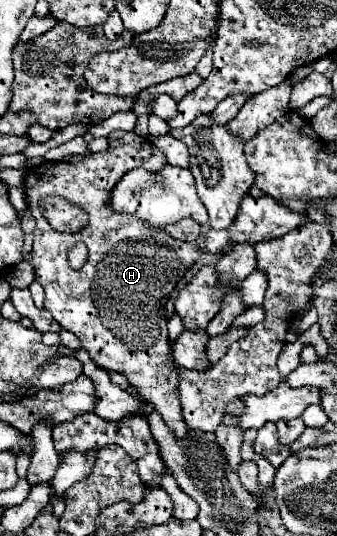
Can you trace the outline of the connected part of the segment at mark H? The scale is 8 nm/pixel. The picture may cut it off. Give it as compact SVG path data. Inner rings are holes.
M112 131L108 135L108 149L100 153L90 153L80 163L66 163L66 161L46 161L38 167L28 169L26 175L26 199L28 207L32 209L36 217L36 237L32 247L32 259L36 271L36 281L46 291L44 307L52 311L54 319L62 325L62 329L72 331L82 347L90 353L92 361L98 367L118 371L122 373L134 389L138 389L138 397L144 401L150 401L154 405L154 411L158 411L168 425L168 429L176 435L176 439L184 439L188 435L188 425L182 421L182 405L178 405L178 367L170 369L170 339L168 339L168 327L164 317L164 303L178 283L178 279L186 273L186 269L200 259L200 247L192 243L184 243L178 239L172 239L162 227L150 227L142 219L128 217L128 215L116 215L108 209L110 203L110 189L114 183L130 169L134 167L146 167L150 171L160 171L166 163L166 157L162 151L158 151L148 139L138 137L134 131ZM58 195L66 199L72 205L82 207L88 213L88 223L76 233L64 233L56 231L46 217L42 215L42 199ZM80 241L88 247L88 259L82 265L82 269L72 269L68 263L68 251Z

